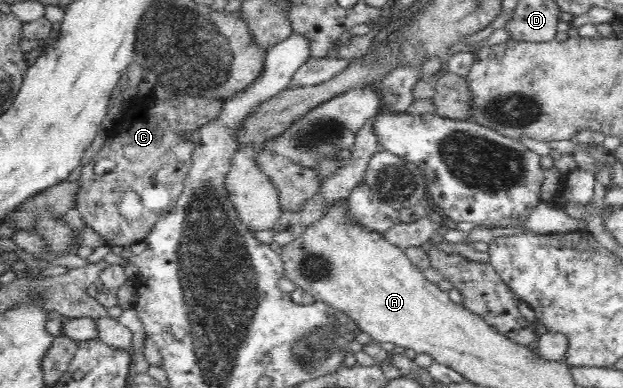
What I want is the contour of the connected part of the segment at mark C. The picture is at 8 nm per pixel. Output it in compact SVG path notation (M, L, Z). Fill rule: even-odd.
M171 93L169 99L161 100L157 97L151 101L151 96L143 97L139 107L122 111L113 121L113 126L108 128L107 141L99 152L89 152L85 156L85 167L79 183L81 189L78 191L78 212L81 218L104 240L105 244L112 246L126 246L140 242L149 234L150 228L157 224L157 220L167 217L177 203L179 196L184 190L184 181L190 173L193 162L193 132L208 124L222 110L223 102L218 97L208 98L206 96L187 96ZM103 159L109 159L117 166L113 172L101 176L95 174L95 163ZM126 192L135 192L141 197L140 217L136 220L127 220L121 216L120 204Z

